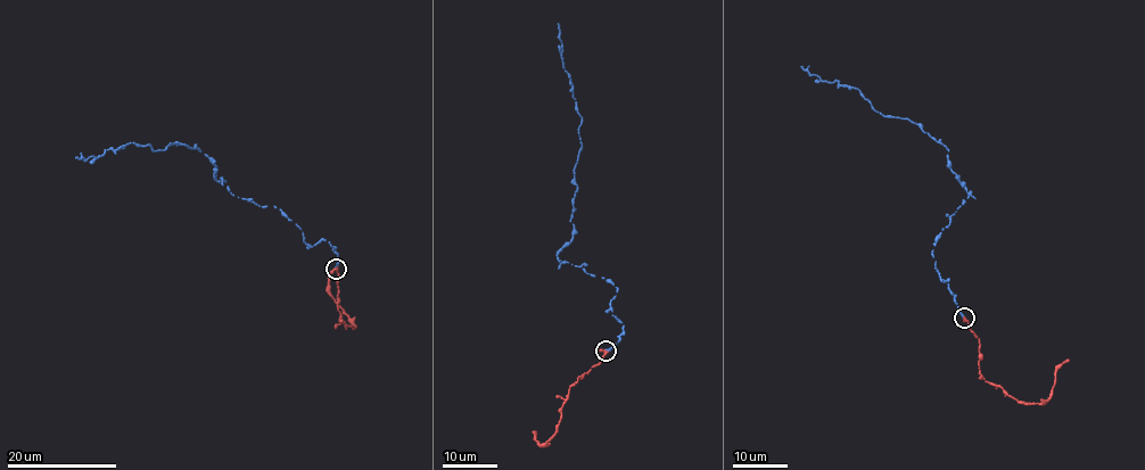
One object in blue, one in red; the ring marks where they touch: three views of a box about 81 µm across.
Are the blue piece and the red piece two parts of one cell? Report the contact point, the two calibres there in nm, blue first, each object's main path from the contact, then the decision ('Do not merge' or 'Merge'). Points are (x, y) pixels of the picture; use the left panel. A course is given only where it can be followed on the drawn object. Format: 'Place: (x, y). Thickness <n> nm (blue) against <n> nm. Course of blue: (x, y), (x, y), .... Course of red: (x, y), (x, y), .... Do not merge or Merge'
Place: (336, 269). Thickness 280 nm (blue) against 380 nm. Course of blue: (335, 269), (334, 247), (312, 247), (280, 209), (232, 195), (197, 147), (131, 142), (75, 158). Course of red: (335, 269), (339, 278), (339, 320), (352, 328), (355, 324), (329, 291), (328, 278). Merge

